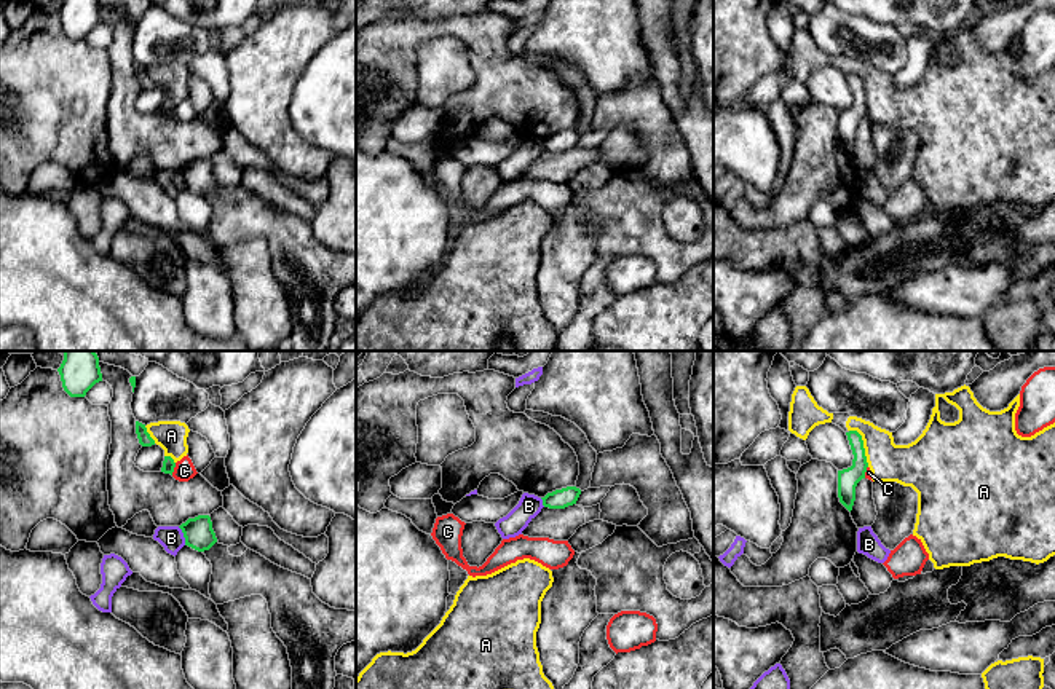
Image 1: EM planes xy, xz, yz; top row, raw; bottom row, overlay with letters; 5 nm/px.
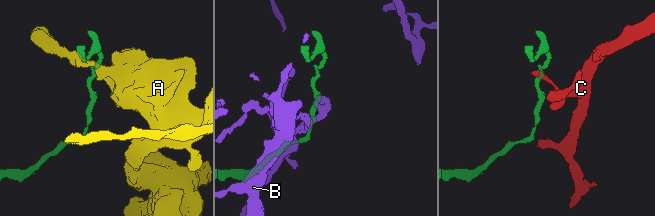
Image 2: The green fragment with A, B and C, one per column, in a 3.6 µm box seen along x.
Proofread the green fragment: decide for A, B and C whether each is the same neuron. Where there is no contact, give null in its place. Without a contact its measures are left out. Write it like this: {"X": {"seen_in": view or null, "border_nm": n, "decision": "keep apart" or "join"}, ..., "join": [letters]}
{"A": {"seen_in": "yz", "border_nm": 220, "decision": "keep apart"}, "B": {"seen_in": "xy", "border_nm": 100, "decision": "keep apart"}, "C": {"seen_in": "xy", "border_nm": 70, "decision": "keep apart"}, "join": []}

